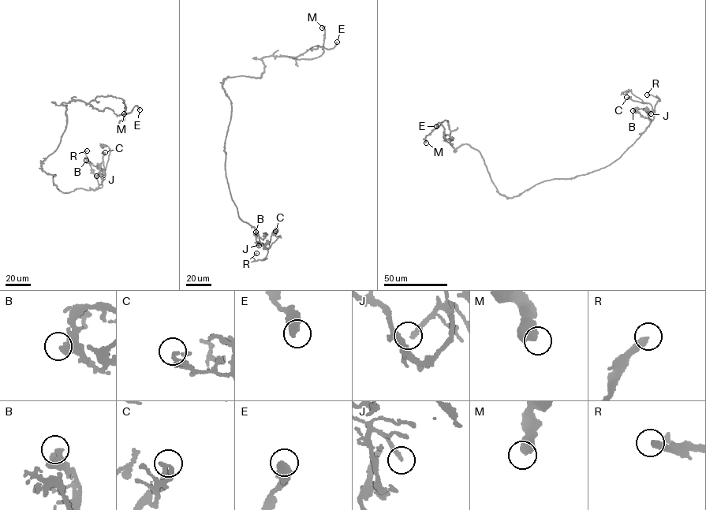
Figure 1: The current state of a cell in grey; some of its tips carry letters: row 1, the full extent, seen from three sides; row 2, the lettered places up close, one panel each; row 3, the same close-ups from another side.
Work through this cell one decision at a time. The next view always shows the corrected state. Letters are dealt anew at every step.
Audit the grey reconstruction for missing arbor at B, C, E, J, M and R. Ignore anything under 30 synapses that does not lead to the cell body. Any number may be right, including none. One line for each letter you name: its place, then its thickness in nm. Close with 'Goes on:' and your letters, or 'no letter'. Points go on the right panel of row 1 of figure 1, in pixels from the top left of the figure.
R: at (647, 94); 320 nm thick
Goes on: R

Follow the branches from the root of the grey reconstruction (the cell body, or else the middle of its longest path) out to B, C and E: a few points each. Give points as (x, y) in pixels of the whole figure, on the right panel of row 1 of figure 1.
B: (530, 187), (547, 180), (587, 174), (619, 158), (651, 120), (642, 109), (633, 110)
C: (530, 187), (547, 180), (587, 174), (605, 167), (620, 157), (643, 133), (655, 113), (650, 103), (626, 97)
E: (530, 187), (513, 198), (500, 194), (480, 152), (466, 143), (454, 148), (453, 138), (436, 126)

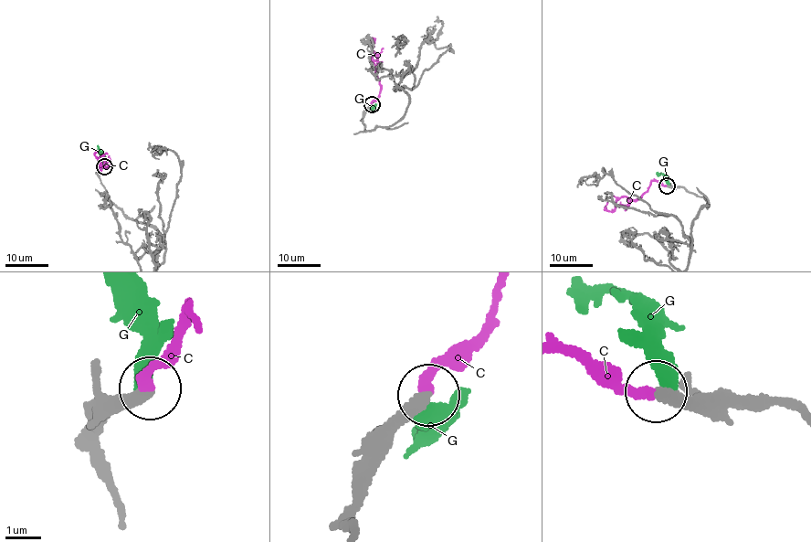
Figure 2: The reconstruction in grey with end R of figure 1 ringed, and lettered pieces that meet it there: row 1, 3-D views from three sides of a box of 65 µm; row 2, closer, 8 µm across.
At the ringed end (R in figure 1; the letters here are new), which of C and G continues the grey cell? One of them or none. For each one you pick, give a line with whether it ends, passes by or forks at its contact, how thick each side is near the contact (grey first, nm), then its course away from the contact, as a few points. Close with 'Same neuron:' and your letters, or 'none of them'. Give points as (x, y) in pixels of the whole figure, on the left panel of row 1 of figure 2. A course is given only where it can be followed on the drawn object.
C: It ends there. Thickness 360 nm (grey) against 300 nm. Its course: (103, 166), (110, 158), (106, 167), (102, 155), (99, 164), (94, 153), (98, 151)
Same neuron: C

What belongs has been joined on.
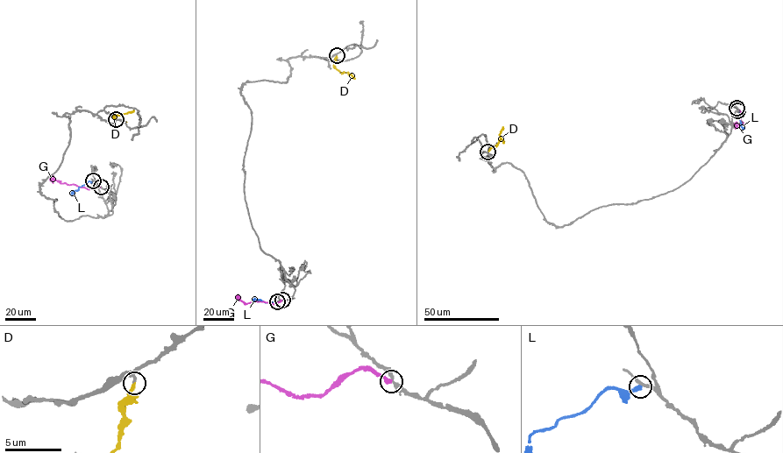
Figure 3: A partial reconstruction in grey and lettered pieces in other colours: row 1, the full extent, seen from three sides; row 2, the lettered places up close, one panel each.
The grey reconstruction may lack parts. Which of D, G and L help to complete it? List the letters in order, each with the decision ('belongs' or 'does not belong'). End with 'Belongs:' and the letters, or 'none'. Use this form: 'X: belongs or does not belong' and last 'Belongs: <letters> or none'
D: belongs
G: does not belong
L: does not belong
Belongs: D

